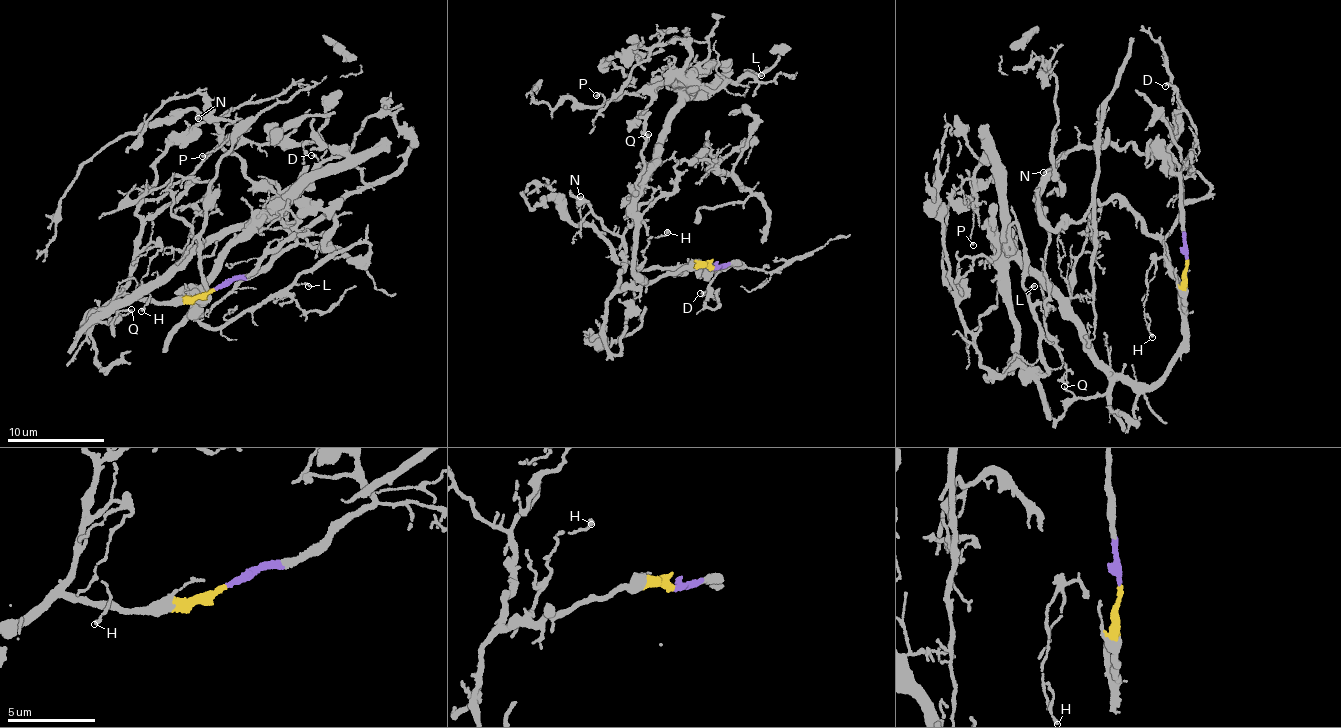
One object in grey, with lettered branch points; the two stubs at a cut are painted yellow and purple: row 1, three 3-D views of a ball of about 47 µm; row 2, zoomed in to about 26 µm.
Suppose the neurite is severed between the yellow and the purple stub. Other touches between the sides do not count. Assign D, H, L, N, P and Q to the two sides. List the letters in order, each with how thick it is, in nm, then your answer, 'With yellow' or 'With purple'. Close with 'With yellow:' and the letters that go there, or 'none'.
D: Thickness 150 nm. With purple
H: Thickness 150 nm. With yellow
L: Thickness 140 nm. With yellow
N: Thickness 120 nm. With purple
P: Thickness 140 nm. With yellow
Q: Thickness 130 nm. With yellow
With yellow: H, L, P, Q

